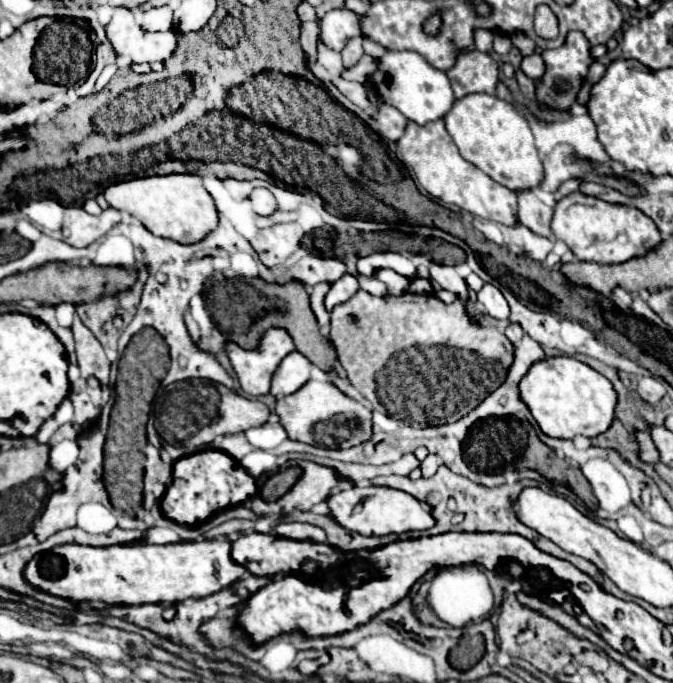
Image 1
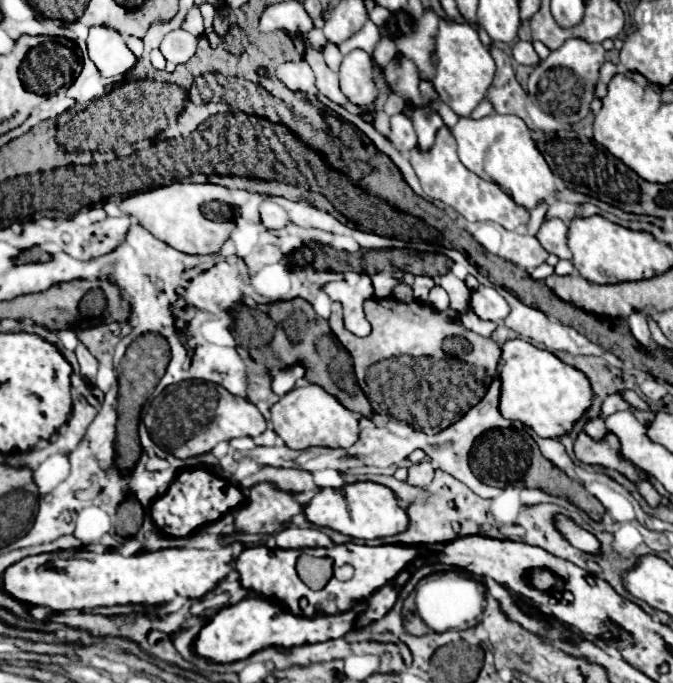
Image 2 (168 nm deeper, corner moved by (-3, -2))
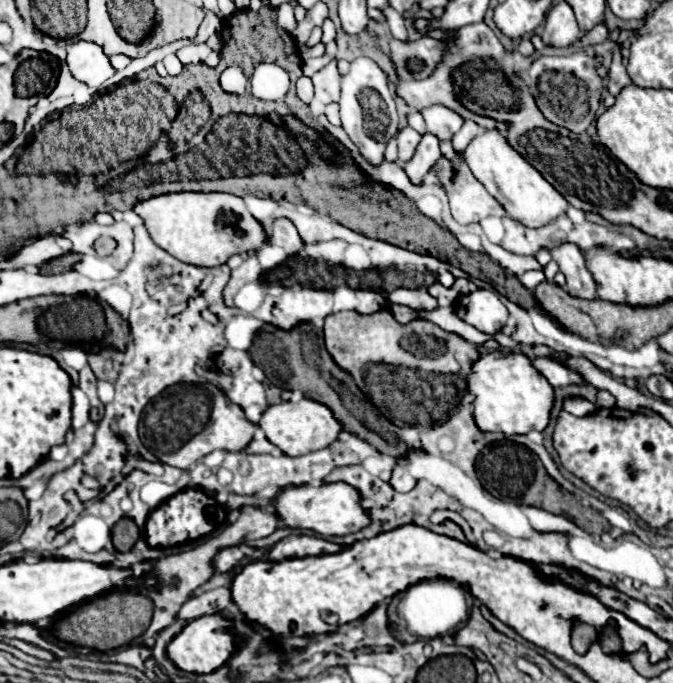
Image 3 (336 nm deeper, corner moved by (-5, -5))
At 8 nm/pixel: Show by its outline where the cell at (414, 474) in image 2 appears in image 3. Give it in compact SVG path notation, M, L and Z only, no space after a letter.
M395 465L391 469L391 479L389 479L389 485L395 489L395 491L411 491L415 487L415 479L407 473L405 467L401 465Z

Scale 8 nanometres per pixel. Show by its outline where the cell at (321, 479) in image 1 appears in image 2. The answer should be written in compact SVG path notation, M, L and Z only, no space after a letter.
M263 482L247 492L247 502L235 514L235 528L251 534L275 534L297 514L303 514L303 504L293 492Z

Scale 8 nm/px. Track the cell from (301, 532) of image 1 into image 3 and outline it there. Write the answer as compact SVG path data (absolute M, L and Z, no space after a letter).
M297 535L297 537L283 539L275 547L271 547L267 559L295 559L295 557L305 557L305 555L337 553L341 549L343 549L341 545L315 537L315 535Z

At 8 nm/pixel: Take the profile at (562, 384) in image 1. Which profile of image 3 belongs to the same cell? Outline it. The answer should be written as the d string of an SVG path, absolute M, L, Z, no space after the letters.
M505 351L485 353L469 367L469 395L473 395L473 417L481 431L501 431L505 435L529 433L531 429L543 431L549 423L553 407L553 387L531 365L529 357L509 355Z

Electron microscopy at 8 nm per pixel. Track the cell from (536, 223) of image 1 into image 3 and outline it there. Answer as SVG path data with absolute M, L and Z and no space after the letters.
M569 243L557 245L555 249L551 249L551 255L557 261L559 271L567 279L565 289L569 295L579 299L597 299L595 279L585 265L583 253L575 245L569 245Z

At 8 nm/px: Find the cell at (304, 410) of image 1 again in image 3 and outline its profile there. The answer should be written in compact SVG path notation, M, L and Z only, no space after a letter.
M301 395L291 401L283 401L279 405L267 407L267 411L261 415L259 427L265 431L267 439L289 457L299 457L299 455L307 455L307 453L325 449L343 431L341 423L333 417L333 413L325 405L305 399Z

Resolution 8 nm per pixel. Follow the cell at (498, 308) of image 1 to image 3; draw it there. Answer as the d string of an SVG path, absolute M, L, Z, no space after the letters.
M477 289L471 295L461 297L455 305L455 313L467 325L487 335L499 333L509 317L507 307L499 301L495 293L487 289Z

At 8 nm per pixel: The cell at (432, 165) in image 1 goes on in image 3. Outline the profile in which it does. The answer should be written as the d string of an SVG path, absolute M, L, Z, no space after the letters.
M457 155L453 161L441 157L431 173L437 177L437 183L447 191L451 215L457 223L467 225L477 223L479 219L489 215L505 215L497 199L493 199L487 189L473 177L461 155Z

